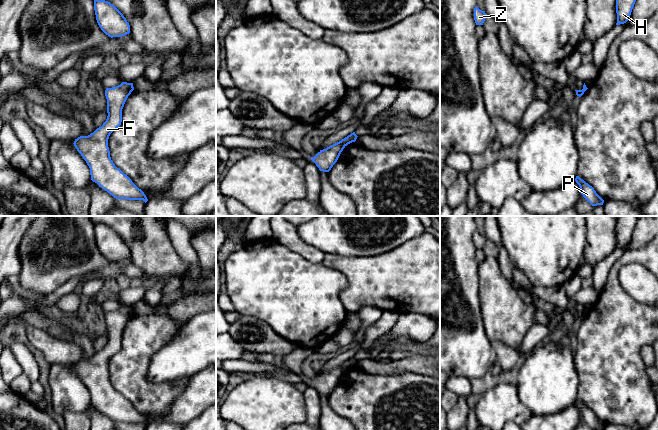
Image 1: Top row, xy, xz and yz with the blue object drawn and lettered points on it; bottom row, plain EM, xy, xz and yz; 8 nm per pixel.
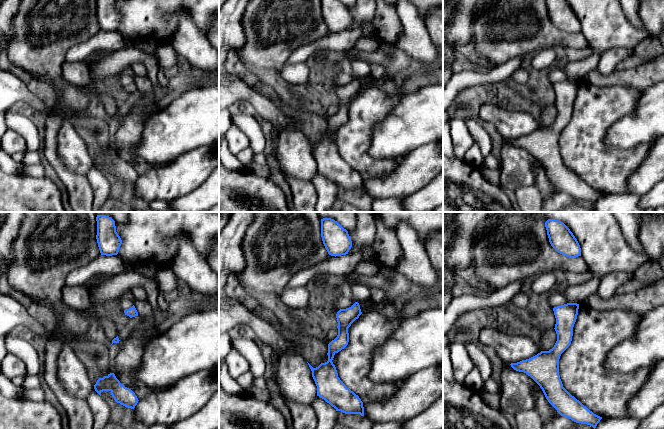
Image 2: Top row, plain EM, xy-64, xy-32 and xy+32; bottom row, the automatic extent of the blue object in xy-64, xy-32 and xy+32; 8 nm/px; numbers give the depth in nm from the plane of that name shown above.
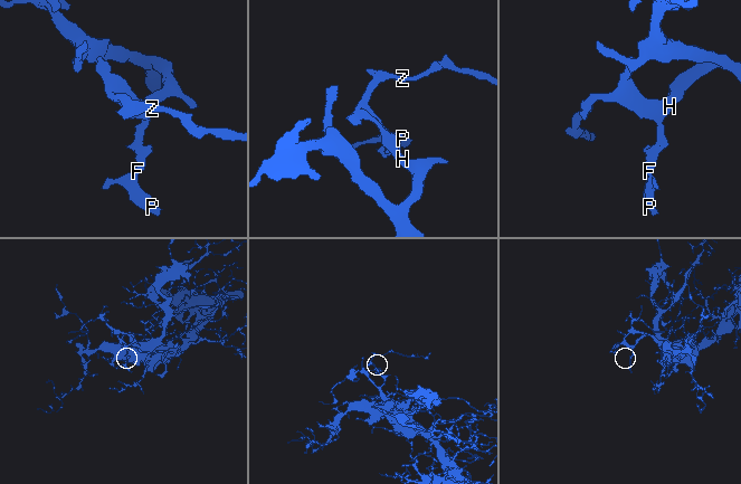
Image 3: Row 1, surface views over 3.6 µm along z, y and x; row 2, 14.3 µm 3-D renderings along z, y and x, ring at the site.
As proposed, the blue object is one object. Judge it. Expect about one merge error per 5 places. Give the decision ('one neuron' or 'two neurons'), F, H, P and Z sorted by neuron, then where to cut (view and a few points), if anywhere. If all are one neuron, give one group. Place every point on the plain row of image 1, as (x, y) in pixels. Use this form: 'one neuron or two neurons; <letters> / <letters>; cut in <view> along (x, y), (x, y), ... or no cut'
one neuron; F H P Z; no cut

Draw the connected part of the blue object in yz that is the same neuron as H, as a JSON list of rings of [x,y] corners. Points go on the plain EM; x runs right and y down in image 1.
[[[621,216],[616,222],[616,249],[624,248],[628,245],[638,218],[636,216]]]

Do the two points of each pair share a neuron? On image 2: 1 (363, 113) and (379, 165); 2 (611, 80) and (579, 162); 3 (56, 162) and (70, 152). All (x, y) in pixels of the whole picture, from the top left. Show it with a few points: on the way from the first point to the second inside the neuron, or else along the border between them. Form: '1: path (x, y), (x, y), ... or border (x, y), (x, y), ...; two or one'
1: path (362, 127), (362, 154), (365, 157); one
2: border (586, 81), (598, 86), (630, 86), (632, 88); two
3: border (56, 136), (56, 151), (61, 161), (78, 174); two

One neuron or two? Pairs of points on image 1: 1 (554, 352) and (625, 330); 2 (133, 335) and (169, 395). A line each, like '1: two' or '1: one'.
1: two
2: one

